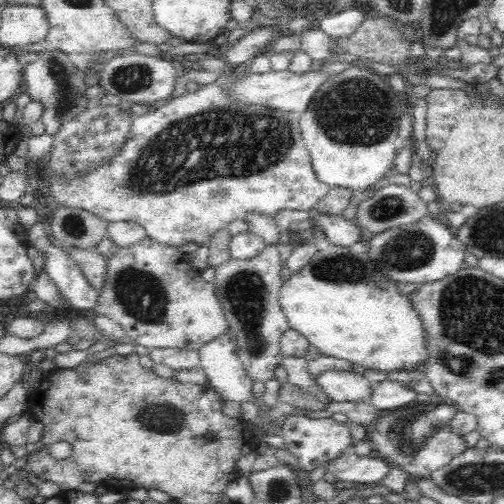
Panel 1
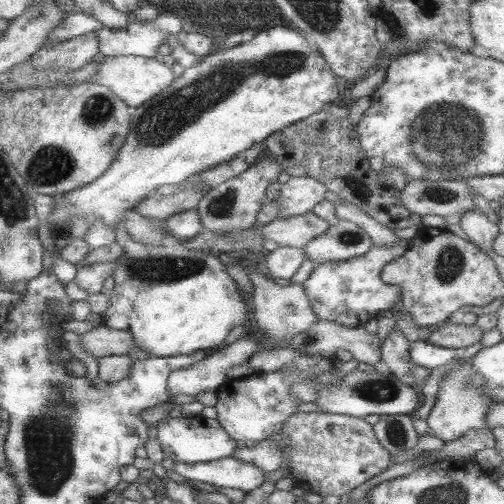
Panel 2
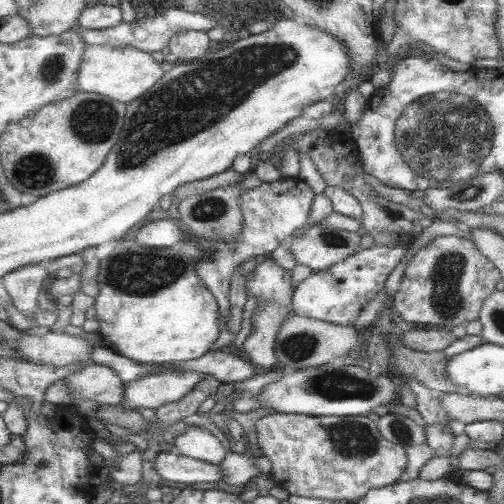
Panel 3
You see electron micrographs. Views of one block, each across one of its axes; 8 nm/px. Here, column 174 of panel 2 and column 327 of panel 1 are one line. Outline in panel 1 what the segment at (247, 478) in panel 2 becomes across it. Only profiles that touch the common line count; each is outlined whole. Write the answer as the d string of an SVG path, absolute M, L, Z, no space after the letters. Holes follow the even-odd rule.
M350 452L332 460L326 466L326 472L334 474L336 480L342 484L350 482L350 484L362 484L362 486L376 486L390 474L390 468L388 468L388 462L382 458L358 456Z

